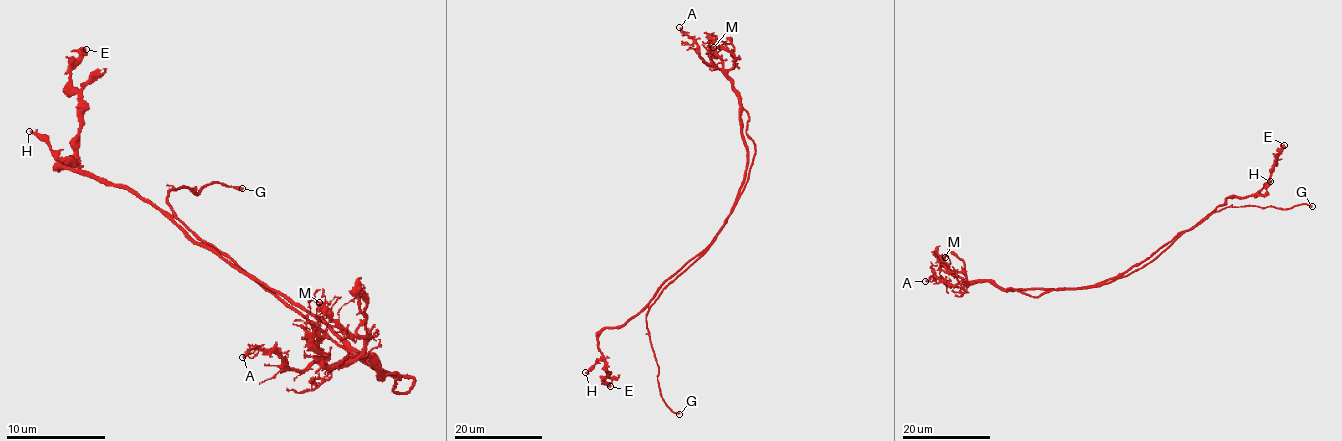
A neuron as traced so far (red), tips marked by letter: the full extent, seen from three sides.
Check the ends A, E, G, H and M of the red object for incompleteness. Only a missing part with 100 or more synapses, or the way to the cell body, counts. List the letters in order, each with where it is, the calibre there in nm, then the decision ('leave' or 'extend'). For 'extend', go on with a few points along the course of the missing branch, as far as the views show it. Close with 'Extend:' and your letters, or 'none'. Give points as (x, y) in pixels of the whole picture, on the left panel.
A: at (242, 357); 100 nm thick; leave
E: at (86, 49); 380 nm thick; leave
G: at (242, 188); 240 nm thick; extend; missing branch runs (242, 188), (272, 201), (322, 208), (332, 203), (332, 193), (327, 188)
H: at (29, 131); 200 nm thick; leave
M: at (319, 302); 60 nm thick; leave
Extend: G

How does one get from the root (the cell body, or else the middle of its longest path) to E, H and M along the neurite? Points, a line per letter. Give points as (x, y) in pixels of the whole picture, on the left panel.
E: (319, 320), (195, 243), (143, 198), (59, 168), (74, 163), (79, 96), (71, 69), (86, 49)
H: (319, 320), (195, 243), (143, 198), (66, 166), (59, 168), (66, 163), (29, 131)
M: (319, 320), (371, 367), (394, 374), (381, 374), (366, 357), (344, 357), (329, 364), (317, 350), (319, 302)

